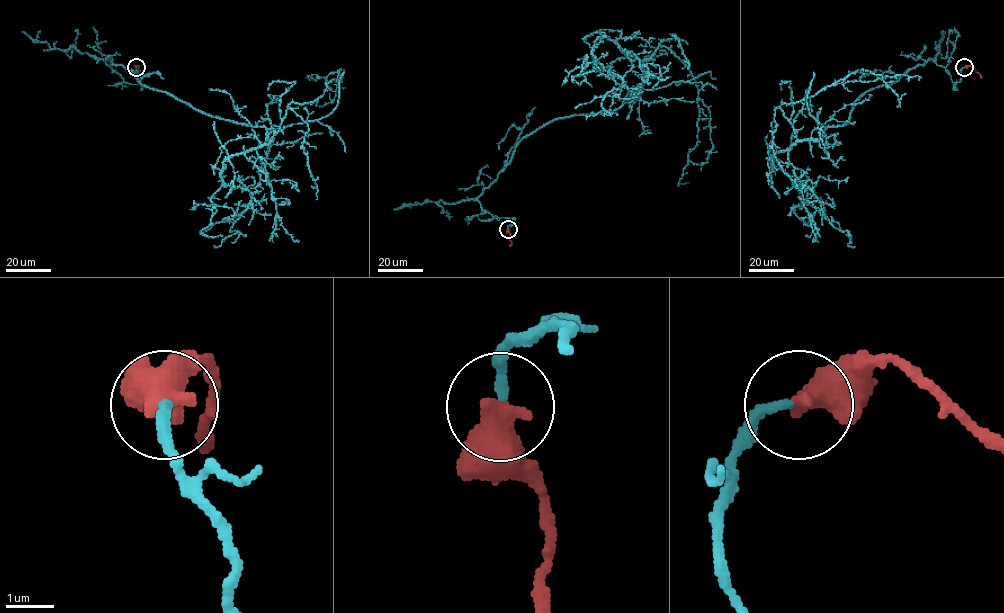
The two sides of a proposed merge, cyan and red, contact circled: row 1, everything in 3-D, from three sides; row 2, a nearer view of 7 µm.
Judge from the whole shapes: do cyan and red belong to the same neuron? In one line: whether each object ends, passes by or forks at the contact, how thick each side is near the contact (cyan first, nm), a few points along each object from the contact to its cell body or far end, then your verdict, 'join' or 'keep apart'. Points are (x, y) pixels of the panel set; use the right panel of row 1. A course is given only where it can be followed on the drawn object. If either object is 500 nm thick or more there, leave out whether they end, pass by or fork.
calibres 190 and 600 nm; course cyan (964, 67), (954, 85), (918, 64), (818, 139), (798, 139), (780, 108), (838, 83), (918, 79); course red (964, 67), (970, 65), (981, 78); join

